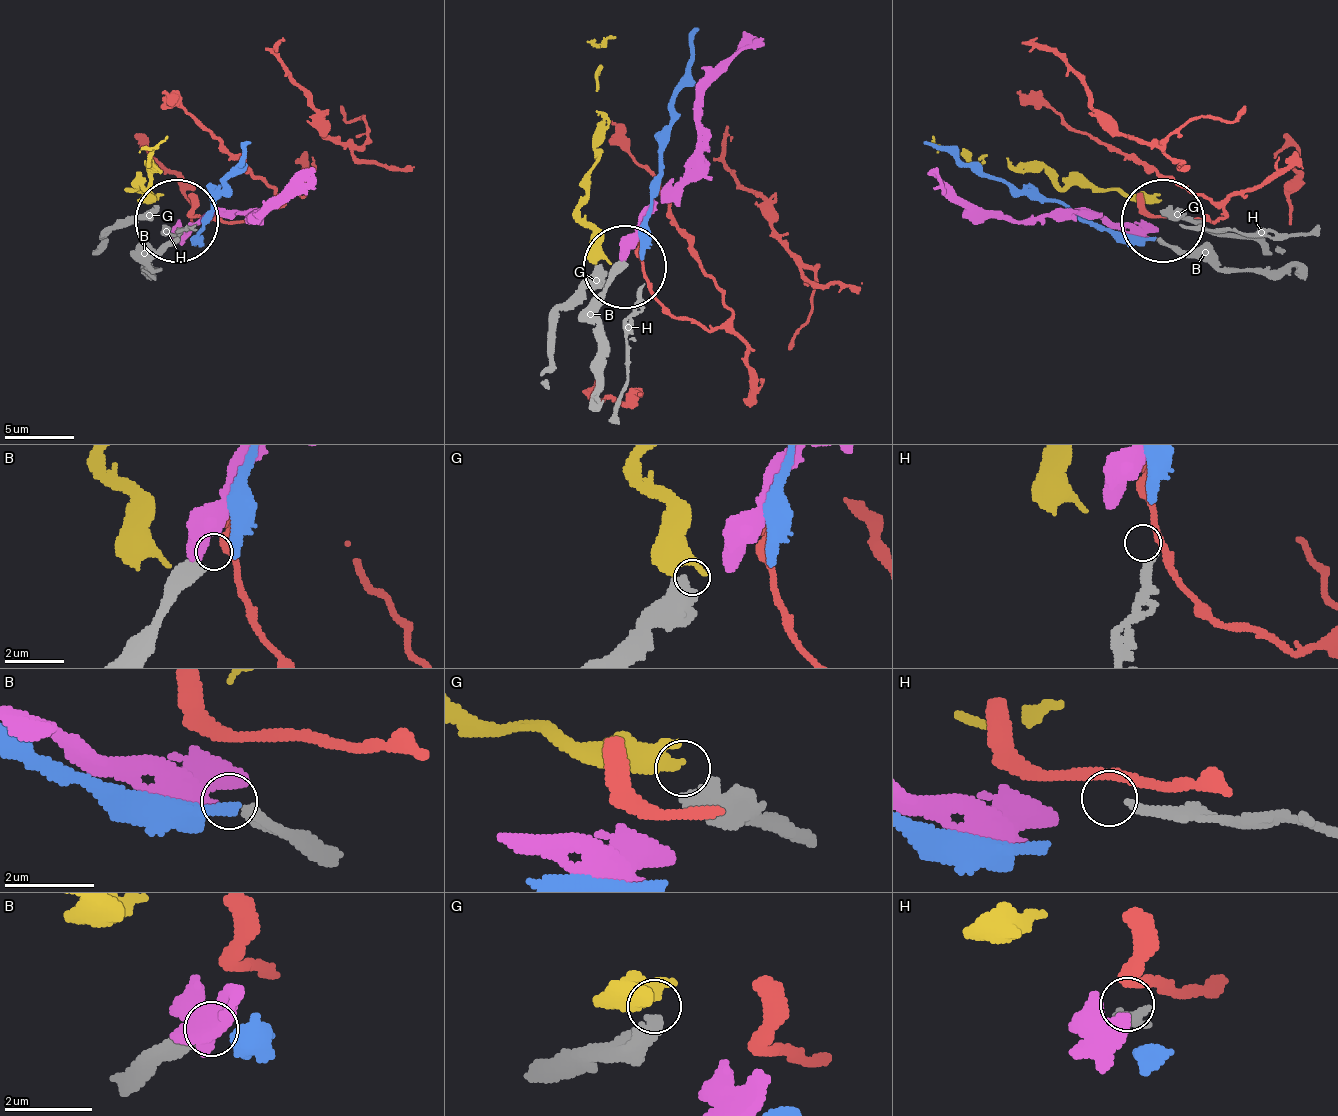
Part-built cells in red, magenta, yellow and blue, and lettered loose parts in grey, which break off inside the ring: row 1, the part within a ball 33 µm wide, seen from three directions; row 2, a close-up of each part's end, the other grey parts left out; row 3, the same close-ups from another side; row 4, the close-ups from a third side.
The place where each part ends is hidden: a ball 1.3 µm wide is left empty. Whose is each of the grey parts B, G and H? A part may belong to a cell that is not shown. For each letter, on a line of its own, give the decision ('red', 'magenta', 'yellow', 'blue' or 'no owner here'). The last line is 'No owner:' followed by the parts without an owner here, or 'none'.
B: magenta
G: no owner here
H: no owner here
No owner: G, H

